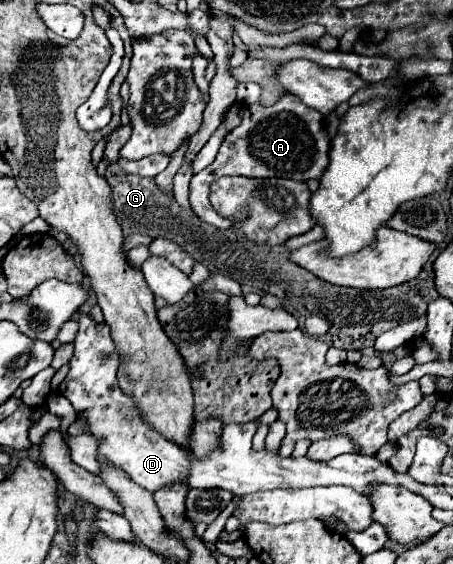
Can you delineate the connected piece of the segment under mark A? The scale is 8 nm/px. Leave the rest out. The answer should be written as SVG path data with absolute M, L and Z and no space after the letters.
M293 93L281 95L275 105L241 105L239 107L241 123L233 127L219 149L215 161L205 167L205 171L195 174L189 185L189 202L193 211L205 219L205 223L217 229L229 229L235 221L247 217L247 209L239 211L233 218L223 219L209 205L209 185L223 175L243 175L243 177L287 177L295 181L319 179L329 163L329 133L323 121L323 115L309 109Z

